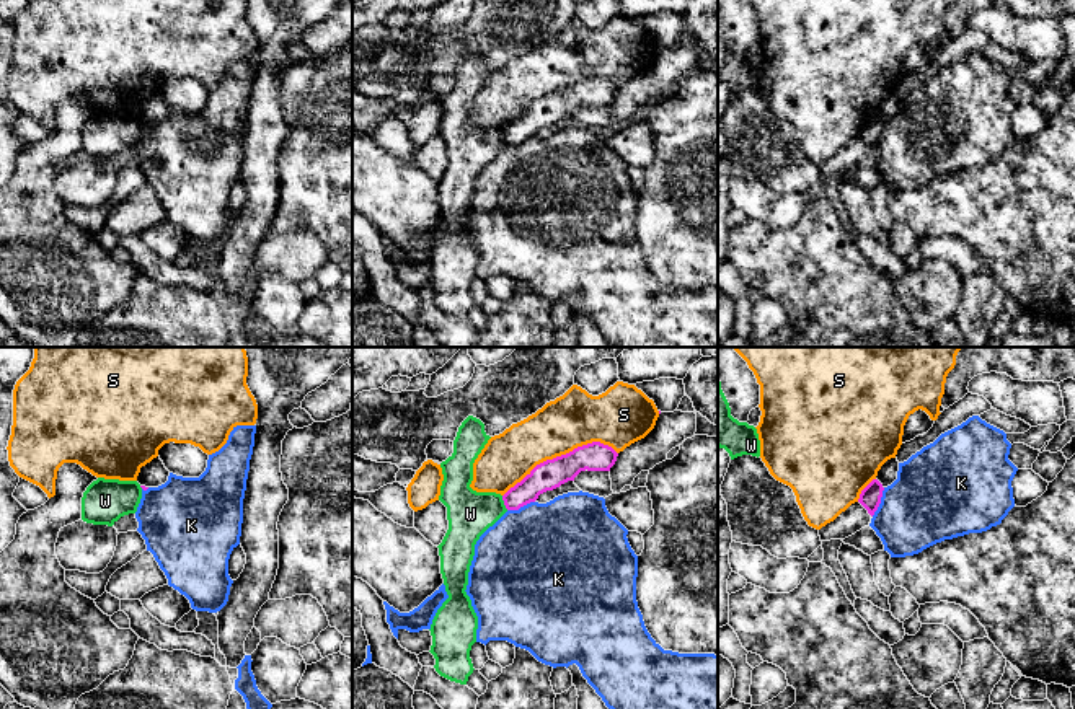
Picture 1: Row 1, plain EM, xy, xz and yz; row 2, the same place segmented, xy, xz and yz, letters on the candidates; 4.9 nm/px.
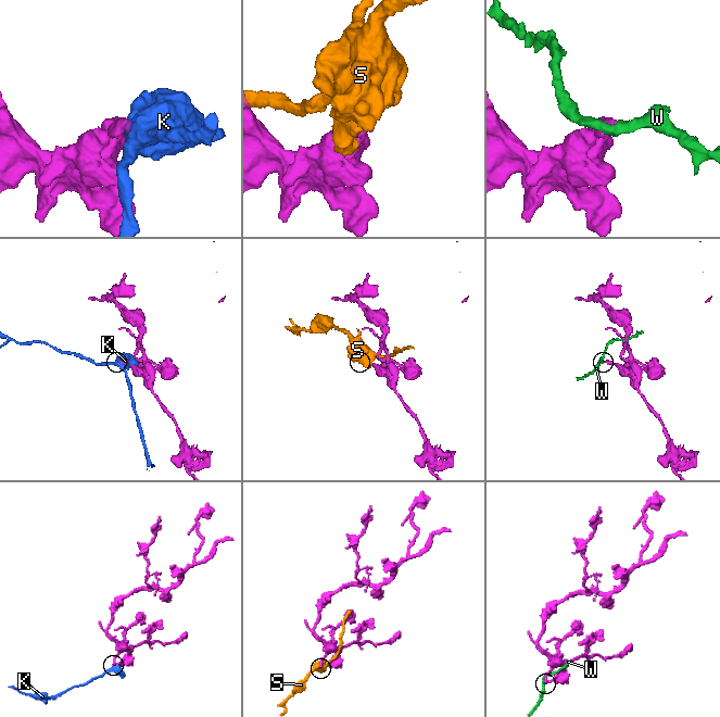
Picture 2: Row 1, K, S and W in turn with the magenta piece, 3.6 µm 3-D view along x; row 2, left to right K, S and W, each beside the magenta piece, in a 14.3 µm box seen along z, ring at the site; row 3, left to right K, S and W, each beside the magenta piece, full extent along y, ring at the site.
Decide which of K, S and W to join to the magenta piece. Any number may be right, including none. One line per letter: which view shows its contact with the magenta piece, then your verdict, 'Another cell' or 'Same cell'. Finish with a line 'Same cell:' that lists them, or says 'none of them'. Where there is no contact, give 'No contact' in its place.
K: Touches magenta in yz. Another cell
S: Touches magenta in xz. Another cell
W: Touches magenta in xz. Another cell
Same cell: none of them

